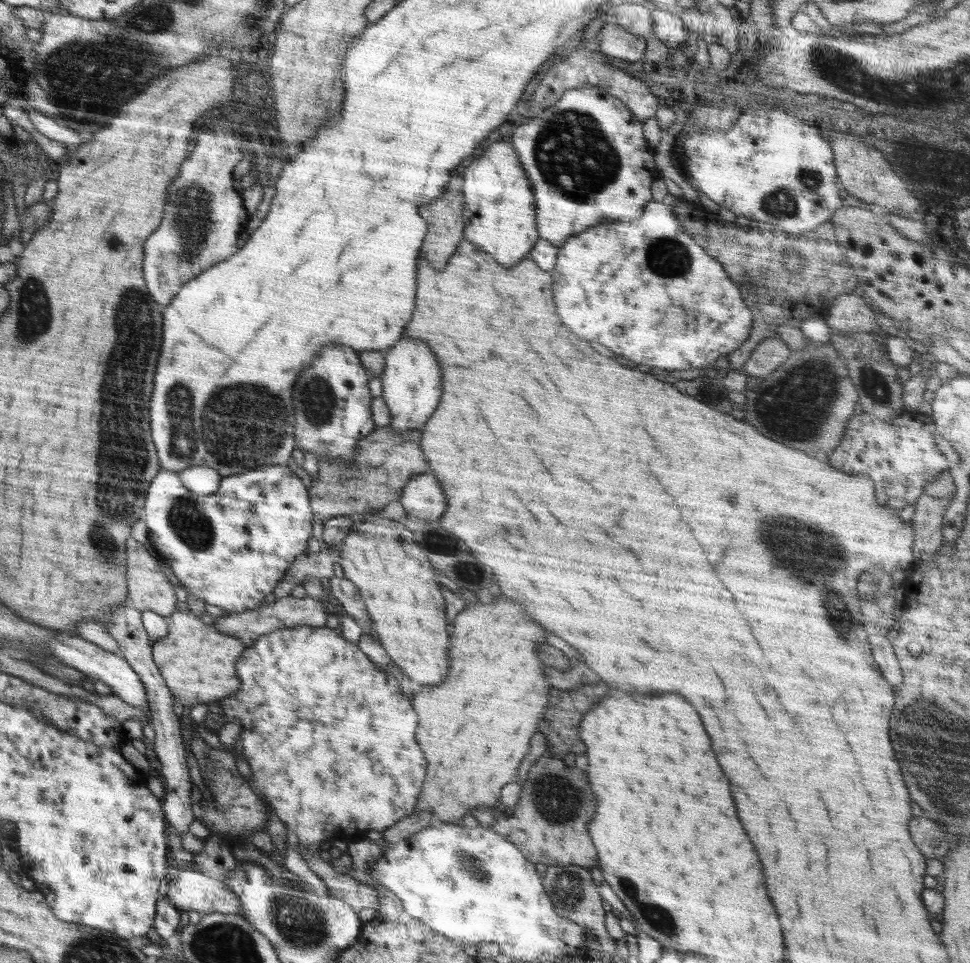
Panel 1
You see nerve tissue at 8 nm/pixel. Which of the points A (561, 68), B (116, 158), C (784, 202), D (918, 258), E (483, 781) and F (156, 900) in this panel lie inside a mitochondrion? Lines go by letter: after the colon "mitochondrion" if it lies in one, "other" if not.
A: other
B: other
C: mitochondrion
D: other
E: other
F: other

